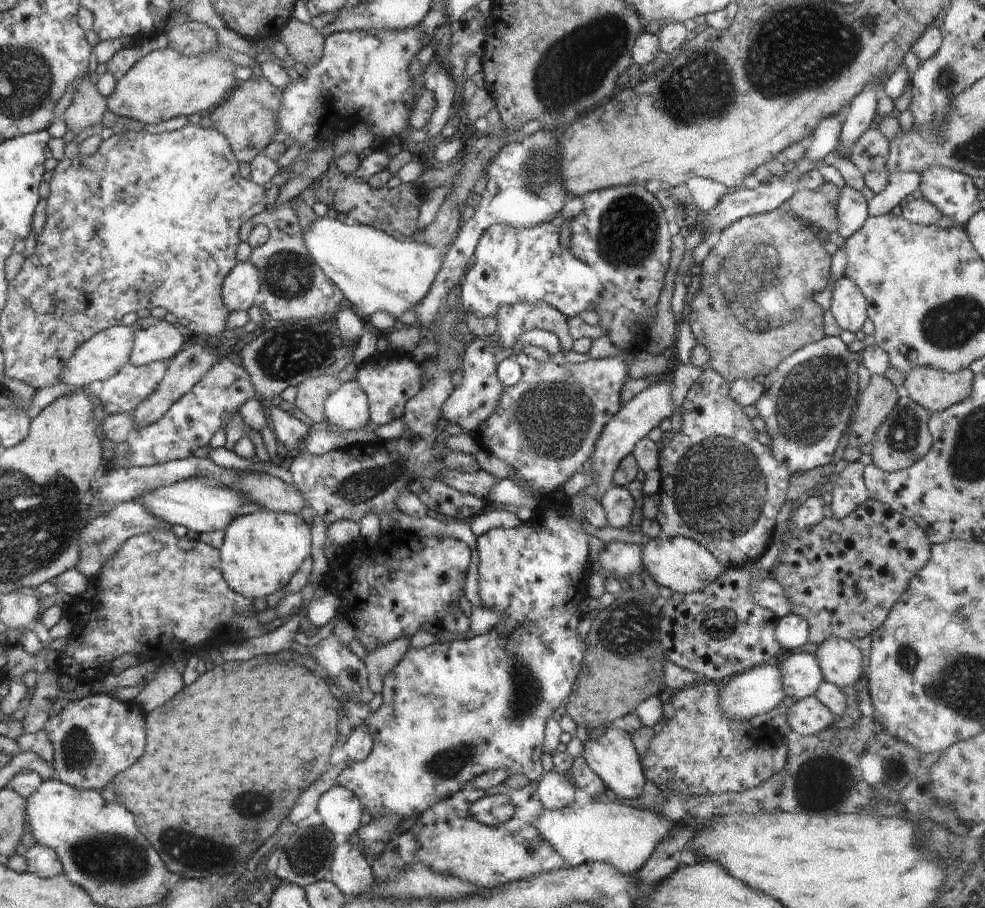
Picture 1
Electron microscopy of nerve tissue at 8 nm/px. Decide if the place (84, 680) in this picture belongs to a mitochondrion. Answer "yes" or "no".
no

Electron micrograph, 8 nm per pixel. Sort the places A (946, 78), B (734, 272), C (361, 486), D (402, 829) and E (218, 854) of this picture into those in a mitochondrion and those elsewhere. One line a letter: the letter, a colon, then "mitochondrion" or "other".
A: mitochondrion
B: mitochondrion
C: mitochondrion
D: other
E: mitochondrion

